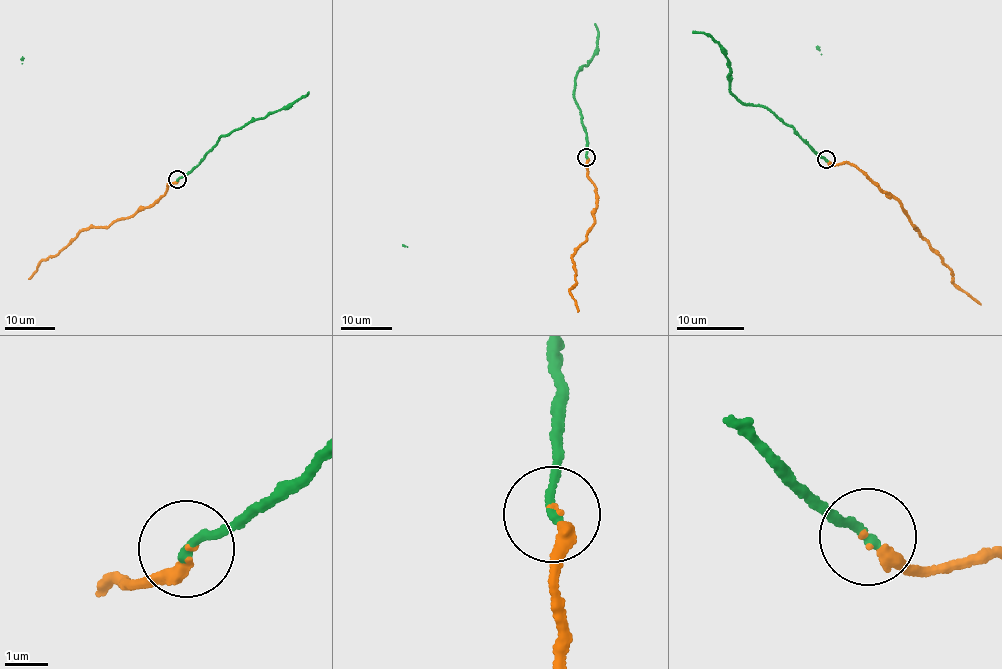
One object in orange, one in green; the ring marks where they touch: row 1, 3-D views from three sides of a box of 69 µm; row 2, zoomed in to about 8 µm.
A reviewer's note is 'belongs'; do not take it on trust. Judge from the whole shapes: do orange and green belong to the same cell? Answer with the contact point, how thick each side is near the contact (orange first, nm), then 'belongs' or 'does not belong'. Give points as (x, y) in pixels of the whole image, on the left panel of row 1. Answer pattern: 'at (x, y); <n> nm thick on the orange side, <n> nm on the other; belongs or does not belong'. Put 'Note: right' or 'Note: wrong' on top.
Note: right
at (177, 179); 240 nm thick on the orange side, 240 nm on the other; belongs

